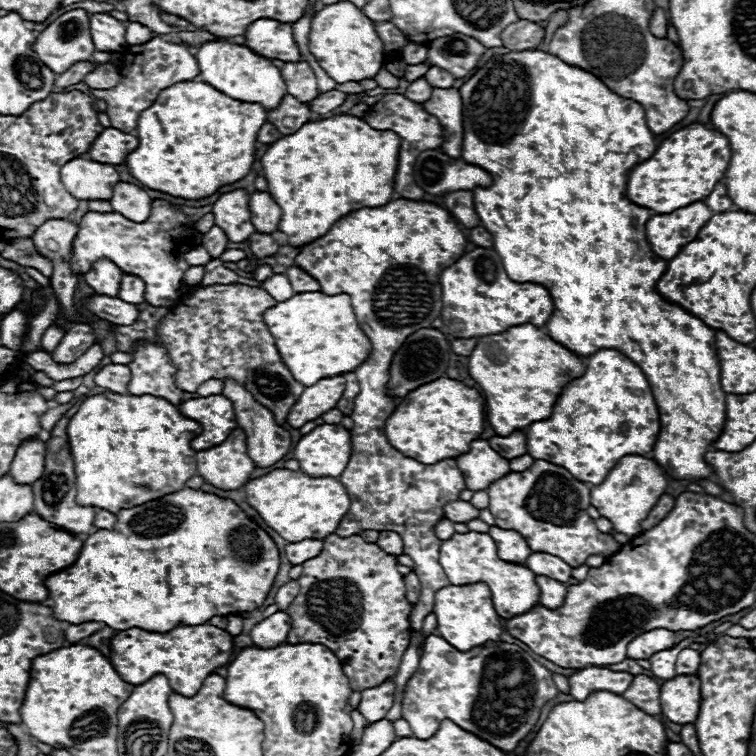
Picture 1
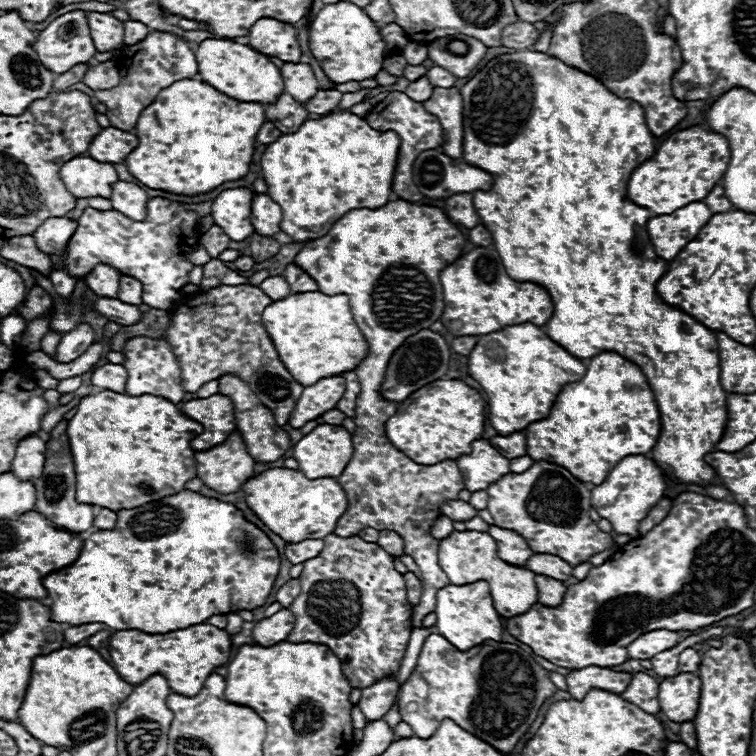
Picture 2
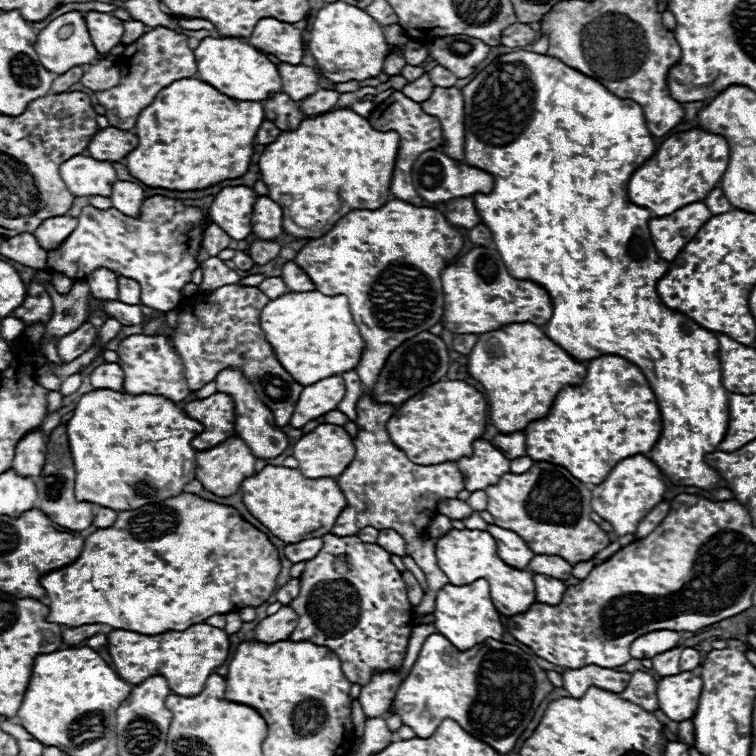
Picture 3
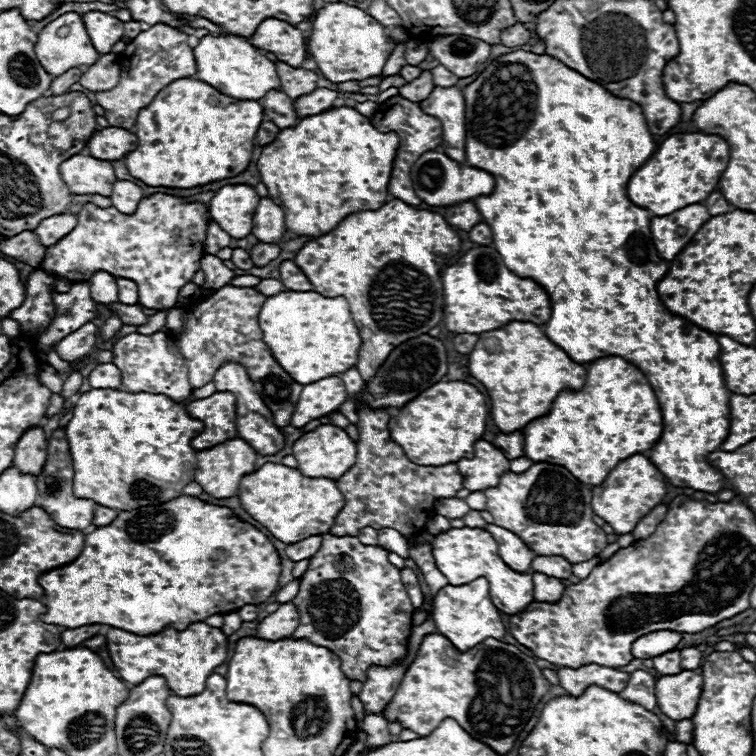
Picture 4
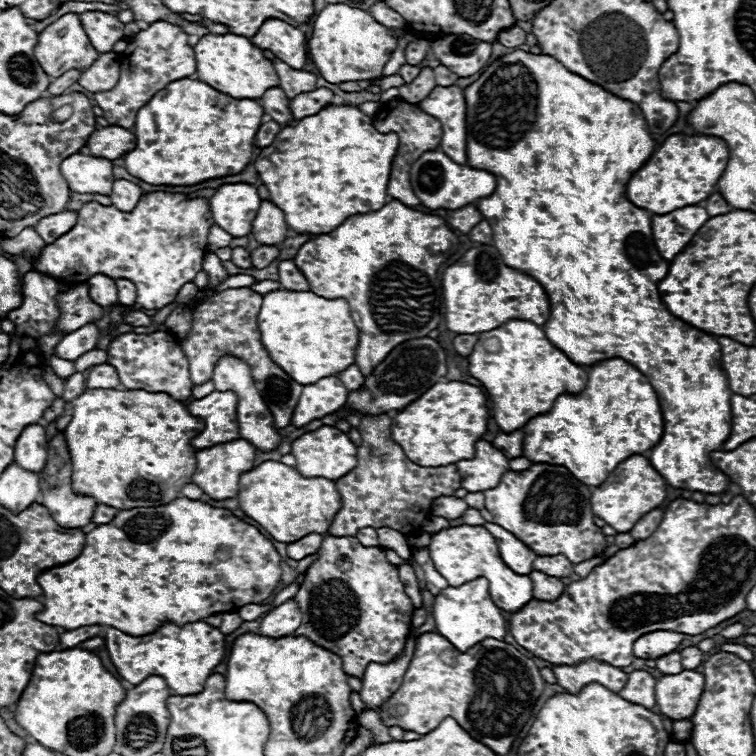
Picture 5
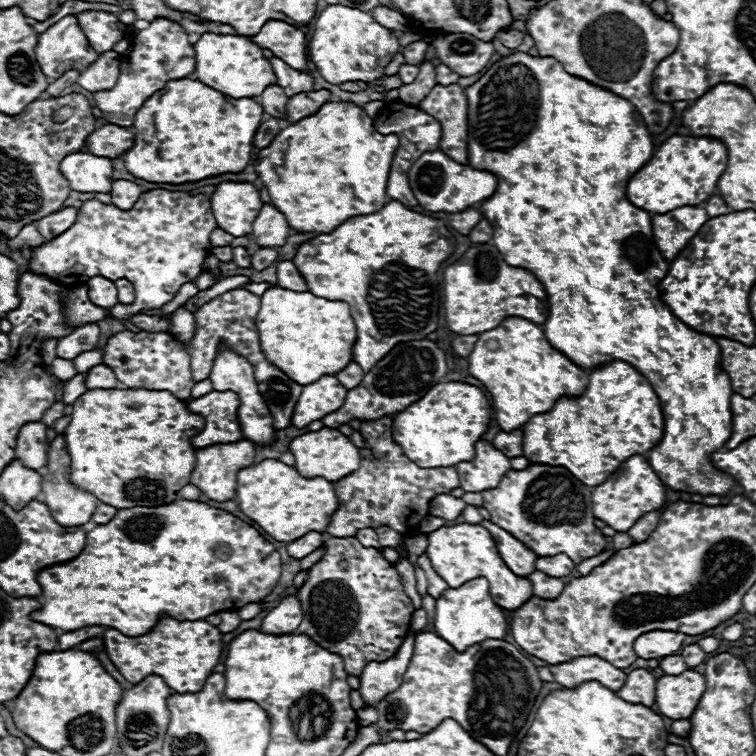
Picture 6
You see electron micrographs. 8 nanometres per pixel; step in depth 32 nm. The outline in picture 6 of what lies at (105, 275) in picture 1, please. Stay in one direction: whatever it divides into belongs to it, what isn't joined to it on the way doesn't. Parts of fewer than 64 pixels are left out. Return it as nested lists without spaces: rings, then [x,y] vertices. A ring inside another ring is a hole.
[[[94,276],[92,280],[86,282],[86,286],[88,286],[88,298],[90,298],[92,304],[96,304],[100,308],[106,308],[106,310],[118,304],[114,282],[104,280],[102,276]]]

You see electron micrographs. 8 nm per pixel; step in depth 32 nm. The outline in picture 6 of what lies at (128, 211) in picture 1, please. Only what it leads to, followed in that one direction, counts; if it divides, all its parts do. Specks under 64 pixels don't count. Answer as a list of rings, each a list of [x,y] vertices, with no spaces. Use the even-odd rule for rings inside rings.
[[[116,180],[110,190],[112,204],[118,206],[120,210],[130,210],[136,204],[136,200],[140,198],[140,194],[142,194],[140,186],[130,180]]]

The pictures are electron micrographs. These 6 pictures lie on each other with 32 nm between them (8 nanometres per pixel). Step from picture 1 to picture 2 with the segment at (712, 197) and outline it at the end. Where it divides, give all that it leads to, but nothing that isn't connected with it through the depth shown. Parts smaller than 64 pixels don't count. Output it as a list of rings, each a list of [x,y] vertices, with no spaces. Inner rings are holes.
[[[716,186],[706,198],[704,198],[704,204],[716,214],[716,212],[728,212],[732,210],[734,206],[728,202],[728,198],[724,196],[724,188],[722,186]]]

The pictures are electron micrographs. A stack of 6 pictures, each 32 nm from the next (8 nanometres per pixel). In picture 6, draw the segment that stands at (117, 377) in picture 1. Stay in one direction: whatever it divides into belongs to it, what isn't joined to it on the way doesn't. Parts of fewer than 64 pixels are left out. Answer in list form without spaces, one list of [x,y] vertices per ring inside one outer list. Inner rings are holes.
[[[98,364],[94,368],[88,370],[86,374],[86,388],[88,390],[96,390],[96,388],[116,388],[118,386],[118,380],[114,376],[114,372],[104,366],[104,364]]]

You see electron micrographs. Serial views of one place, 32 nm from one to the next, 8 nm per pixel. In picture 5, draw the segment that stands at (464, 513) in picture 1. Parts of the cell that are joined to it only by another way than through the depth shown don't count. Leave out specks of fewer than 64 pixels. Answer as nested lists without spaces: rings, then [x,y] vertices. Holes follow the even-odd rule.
[[[440,496],[432,502],[430,512],[434,516],[442,516],[446,520],[456,520],[466,512],[468,504],[462,498],[454,498],[454,496]]]

